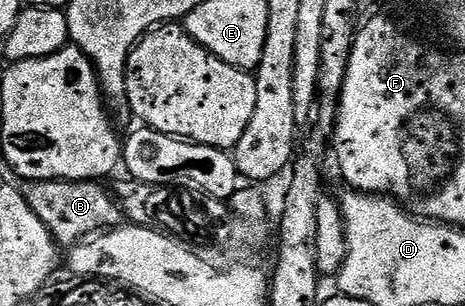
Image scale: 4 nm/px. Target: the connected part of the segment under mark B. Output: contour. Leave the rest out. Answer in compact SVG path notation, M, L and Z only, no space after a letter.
M28 180L21 185L20 191L32 214L48 226L55 241L62 246L73 246L123 223L121 208L113 195L100 185L98 180Z

